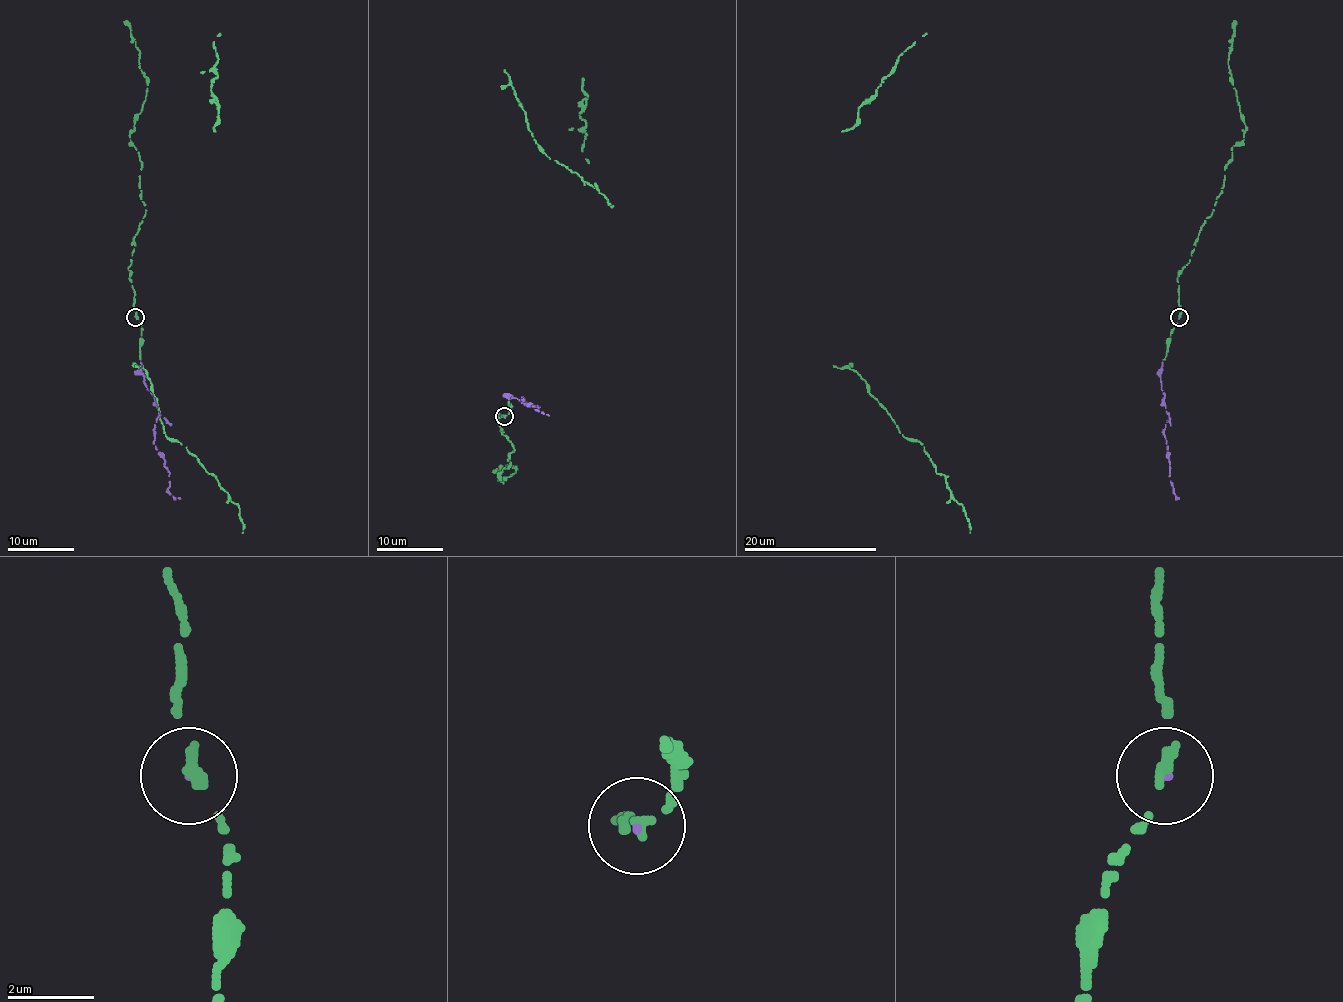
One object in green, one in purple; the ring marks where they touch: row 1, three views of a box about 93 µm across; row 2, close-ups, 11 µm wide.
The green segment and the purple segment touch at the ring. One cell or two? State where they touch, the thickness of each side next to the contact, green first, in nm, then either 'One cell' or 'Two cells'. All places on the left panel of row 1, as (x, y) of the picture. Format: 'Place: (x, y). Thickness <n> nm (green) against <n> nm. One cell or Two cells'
Place: (135, 317). Thickness 320 nm (green) against 70 nm. One cell

